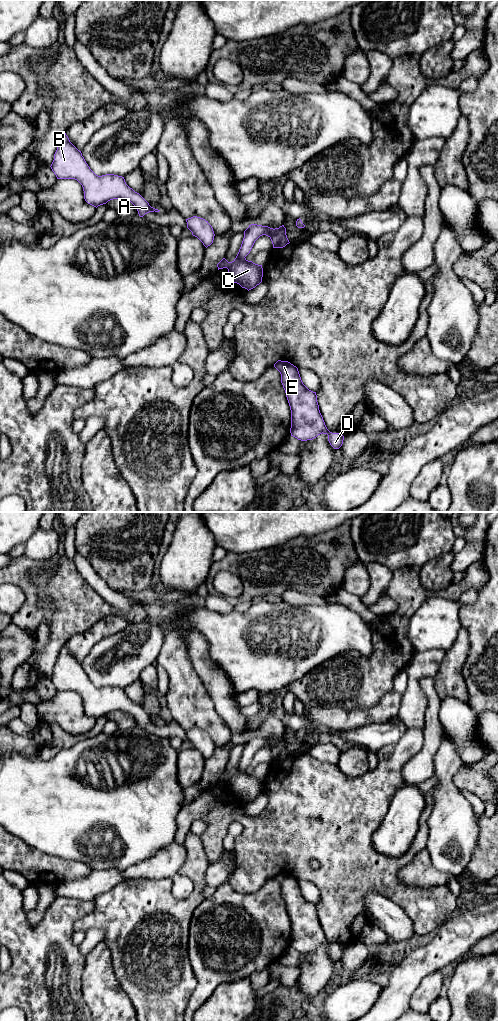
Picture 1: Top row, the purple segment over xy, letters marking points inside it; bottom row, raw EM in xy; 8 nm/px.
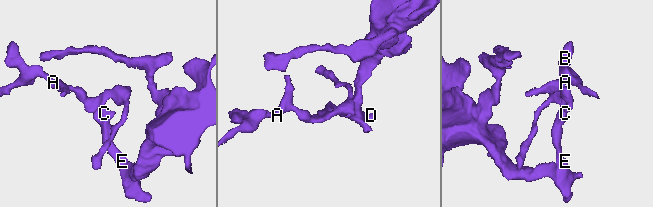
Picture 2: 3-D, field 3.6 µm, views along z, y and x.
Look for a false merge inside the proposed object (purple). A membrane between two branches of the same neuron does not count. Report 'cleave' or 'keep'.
cleave

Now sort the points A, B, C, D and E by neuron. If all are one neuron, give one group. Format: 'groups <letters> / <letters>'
groups A B / C D E

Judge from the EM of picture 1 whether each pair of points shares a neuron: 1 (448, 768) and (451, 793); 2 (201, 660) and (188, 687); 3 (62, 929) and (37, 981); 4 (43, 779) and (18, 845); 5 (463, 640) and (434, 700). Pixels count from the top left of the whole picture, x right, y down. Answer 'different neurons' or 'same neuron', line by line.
1: same neuron
2: different neurons
3: same neuron
4: different neurons
5: different neurons

